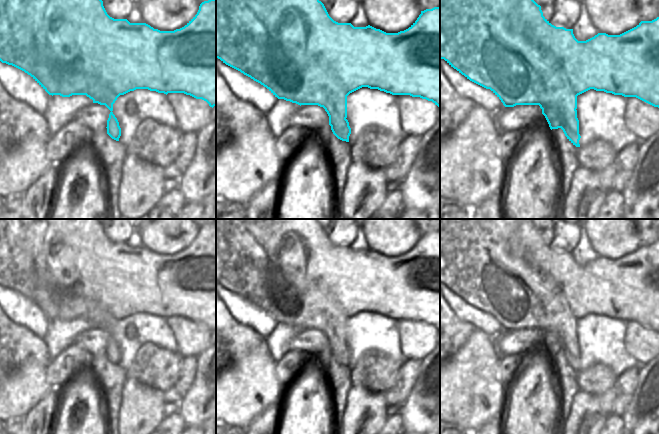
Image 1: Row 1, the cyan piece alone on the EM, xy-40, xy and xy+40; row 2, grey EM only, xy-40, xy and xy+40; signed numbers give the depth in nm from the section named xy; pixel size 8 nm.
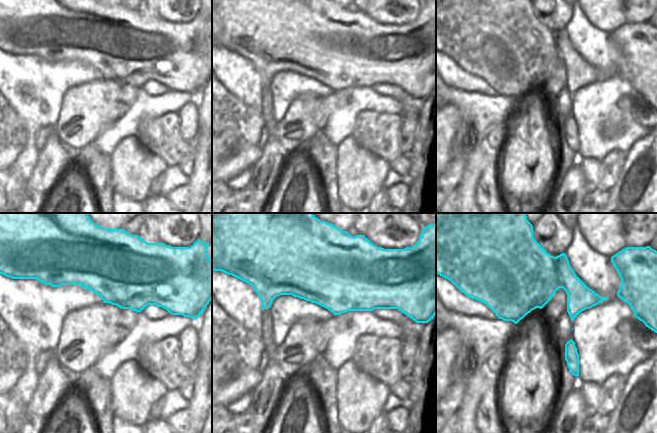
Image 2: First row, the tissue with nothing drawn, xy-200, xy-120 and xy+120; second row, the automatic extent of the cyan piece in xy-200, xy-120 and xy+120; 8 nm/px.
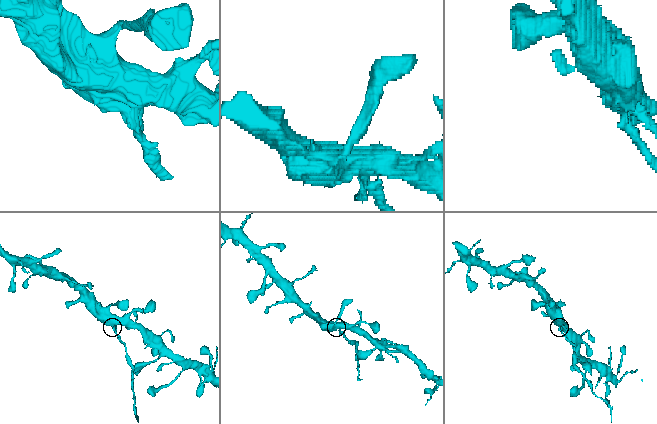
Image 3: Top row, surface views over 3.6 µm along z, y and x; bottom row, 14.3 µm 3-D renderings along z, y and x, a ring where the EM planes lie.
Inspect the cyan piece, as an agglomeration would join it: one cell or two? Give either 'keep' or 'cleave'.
cleave

